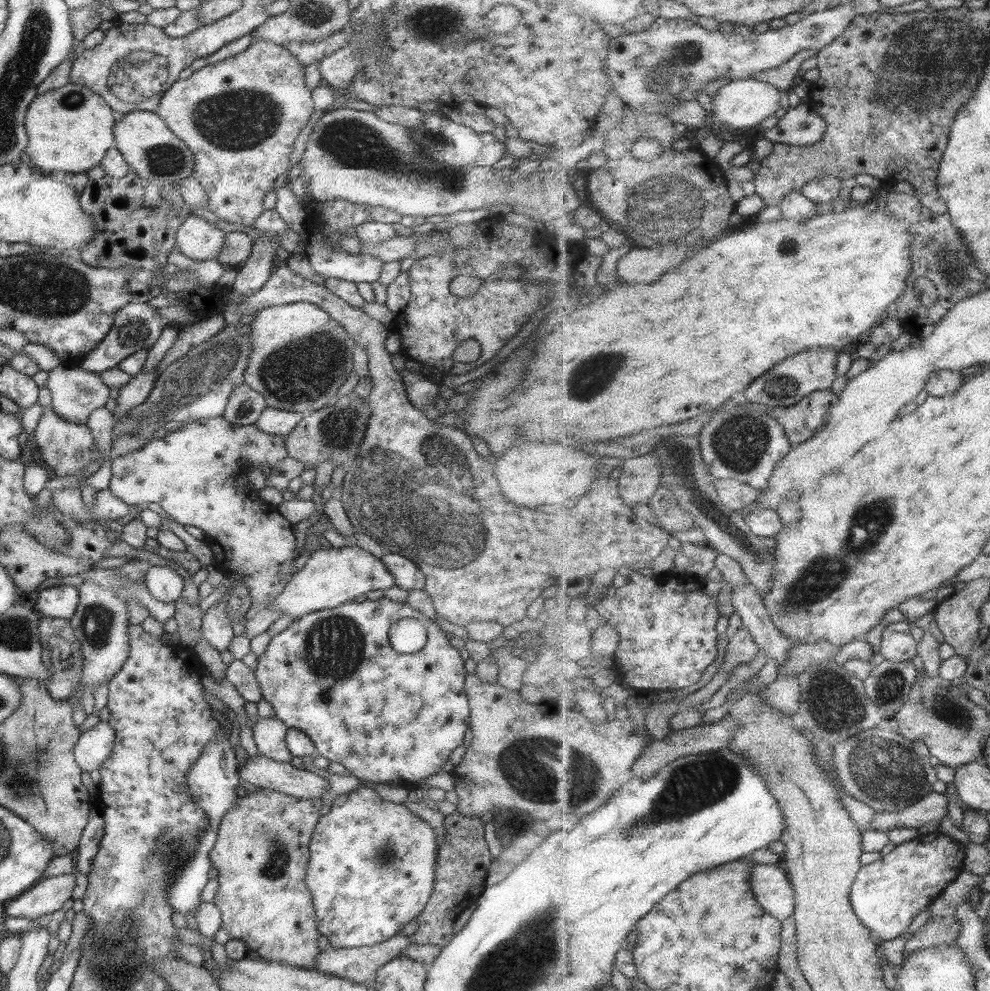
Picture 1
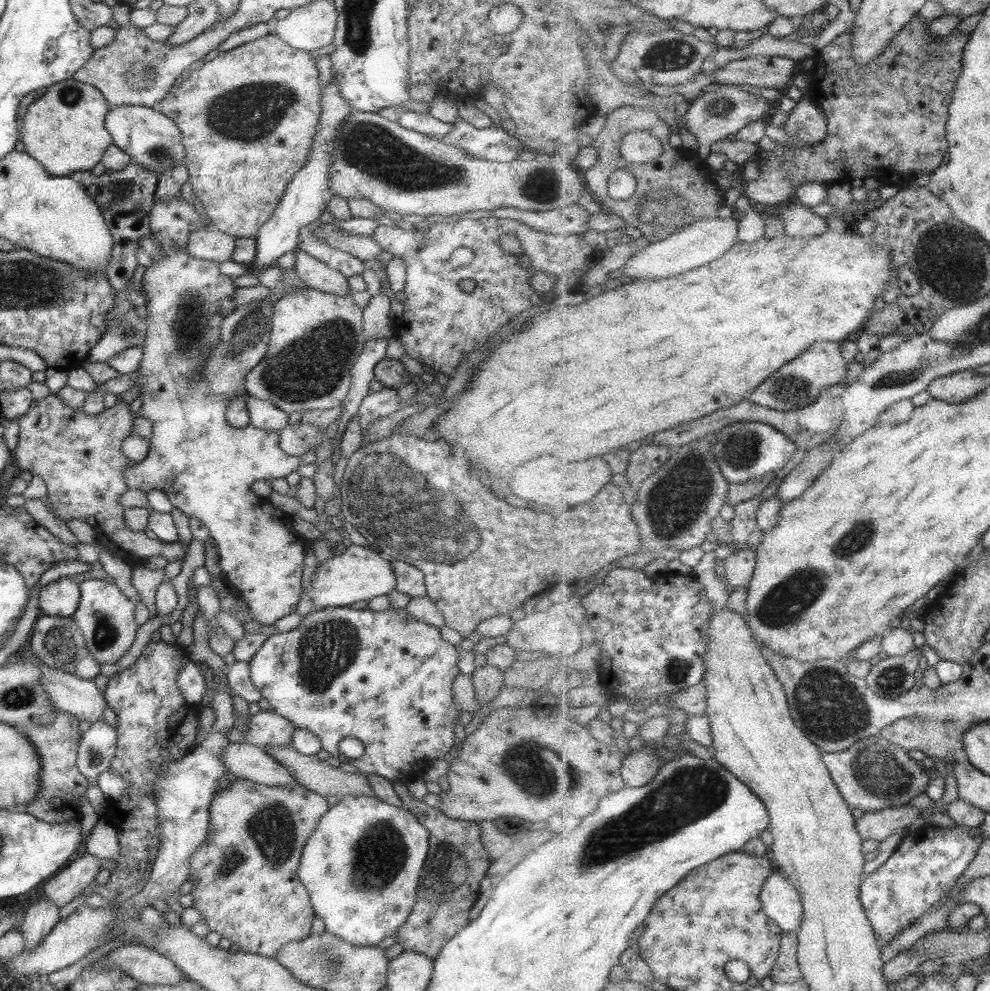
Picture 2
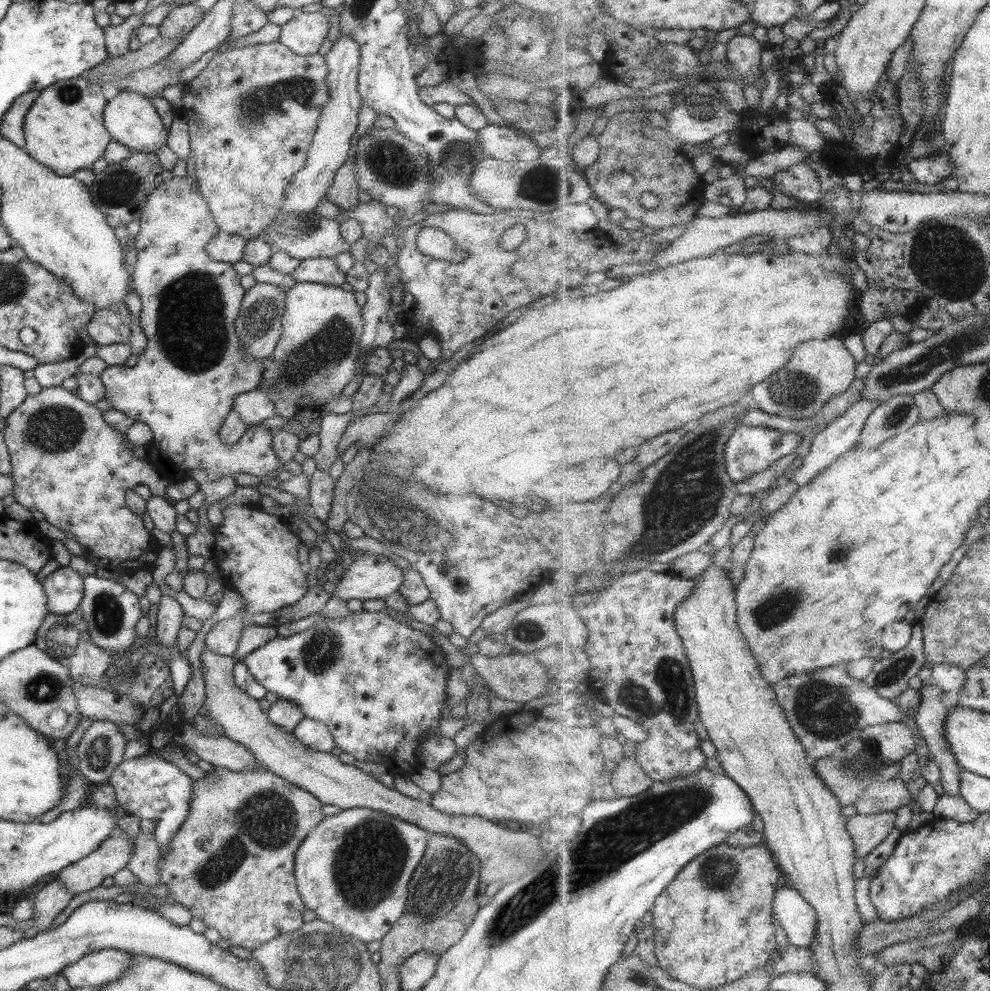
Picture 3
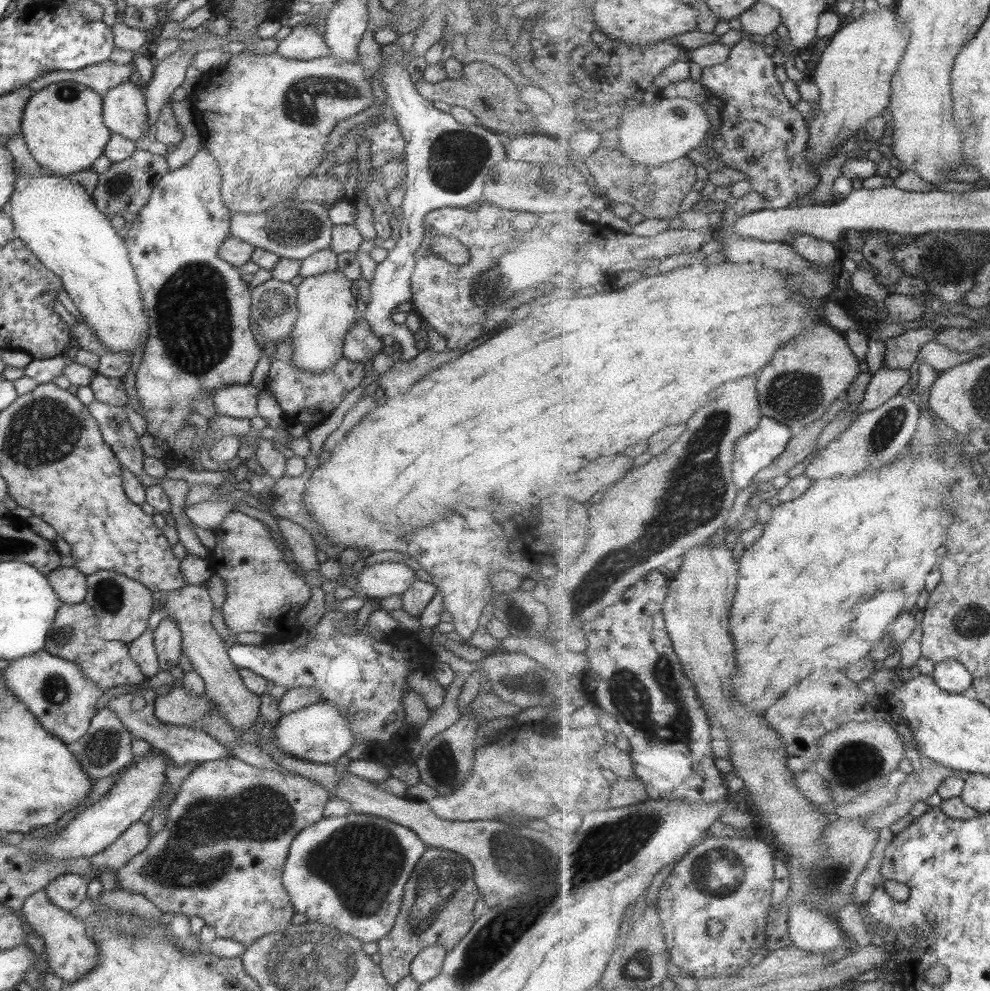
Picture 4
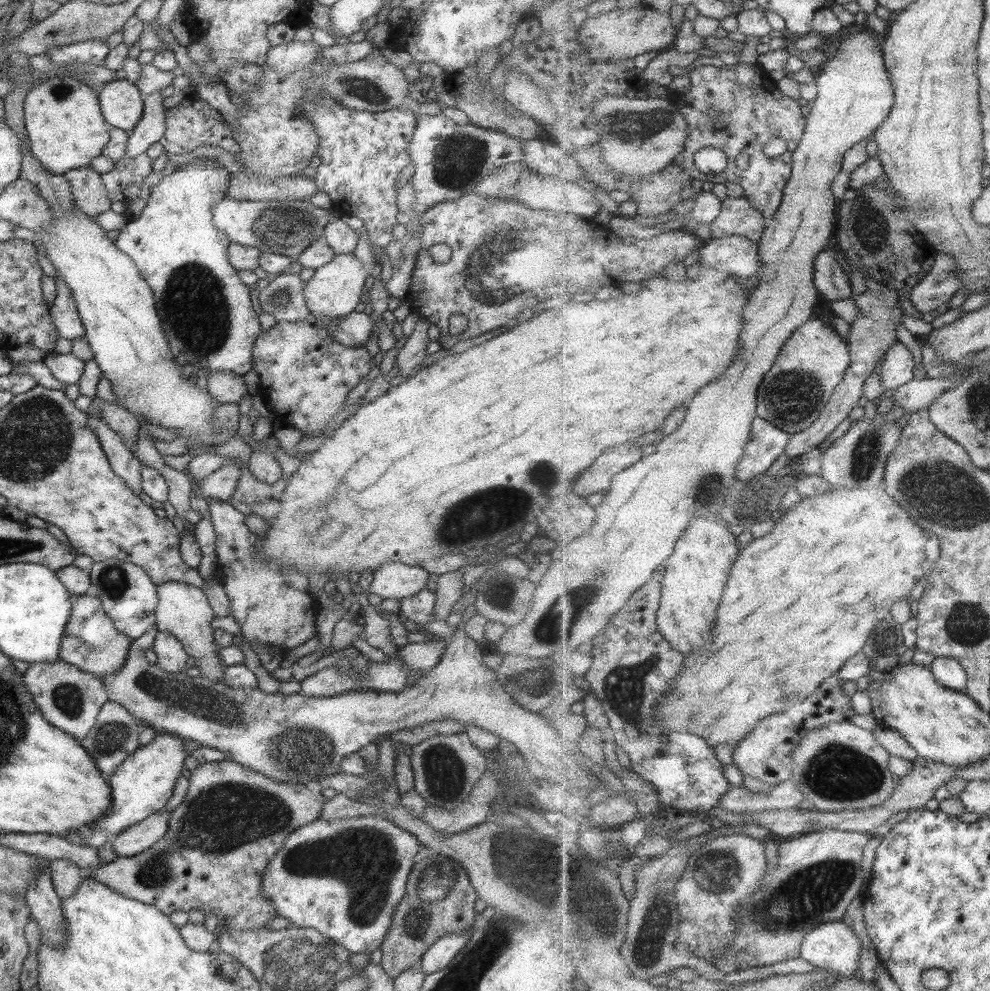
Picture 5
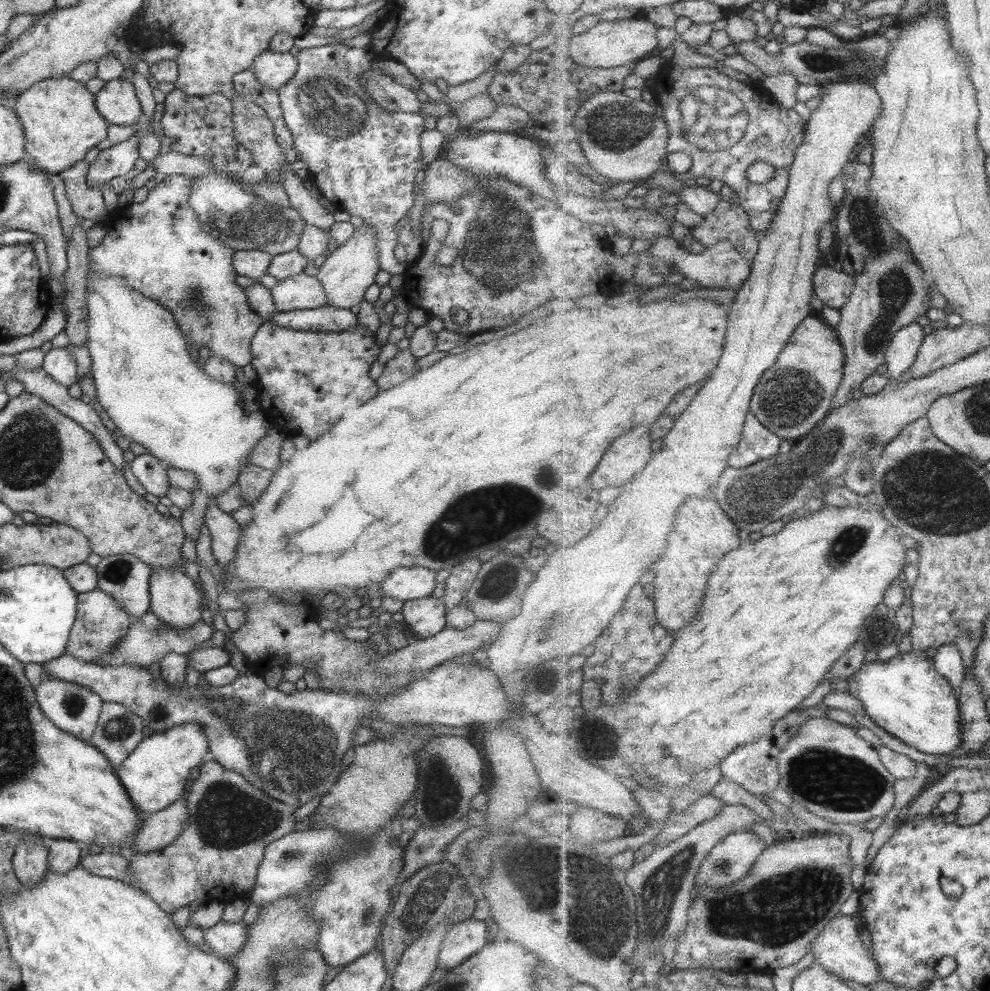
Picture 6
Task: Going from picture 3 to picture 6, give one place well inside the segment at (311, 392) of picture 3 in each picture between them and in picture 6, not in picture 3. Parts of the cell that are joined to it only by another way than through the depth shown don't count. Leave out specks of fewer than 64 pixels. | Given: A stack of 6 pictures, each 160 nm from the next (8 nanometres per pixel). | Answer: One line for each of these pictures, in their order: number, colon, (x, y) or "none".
4: (326, 303)
5: (333, 291)
6: (345, 274)

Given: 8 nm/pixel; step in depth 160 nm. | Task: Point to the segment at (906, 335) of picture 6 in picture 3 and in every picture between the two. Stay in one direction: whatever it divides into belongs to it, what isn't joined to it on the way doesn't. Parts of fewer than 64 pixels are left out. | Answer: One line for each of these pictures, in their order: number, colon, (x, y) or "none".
3: (842, 435)
4: (886, 382)
5: (897, 369)

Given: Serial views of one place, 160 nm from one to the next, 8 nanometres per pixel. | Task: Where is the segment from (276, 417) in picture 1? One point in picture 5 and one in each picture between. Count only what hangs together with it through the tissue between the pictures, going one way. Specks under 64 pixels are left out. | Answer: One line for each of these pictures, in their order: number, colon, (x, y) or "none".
2: (263, 415)
3: (254, 406)
4: (234, 400)
5: (225, 387)

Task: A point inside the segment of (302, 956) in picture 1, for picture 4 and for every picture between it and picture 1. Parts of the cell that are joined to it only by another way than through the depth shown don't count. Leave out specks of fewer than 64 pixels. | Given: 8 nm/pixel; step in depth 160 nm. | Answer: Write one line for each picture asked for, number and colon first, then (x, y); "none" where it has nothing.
2: (245, 887)
3: (230, 864)
4: (219, 856)

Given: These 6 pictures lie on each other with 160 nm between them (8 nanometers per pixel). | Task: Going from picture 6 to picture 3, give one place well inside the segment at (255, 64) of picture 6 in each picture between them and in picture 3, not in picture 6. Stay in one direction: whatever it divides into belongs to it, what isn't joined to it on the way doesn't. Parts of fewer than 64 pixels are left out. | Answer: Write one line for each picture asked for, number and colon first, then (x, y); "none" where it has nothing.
3: (303, 34)
4: (301, 44)
5: (285, 59)

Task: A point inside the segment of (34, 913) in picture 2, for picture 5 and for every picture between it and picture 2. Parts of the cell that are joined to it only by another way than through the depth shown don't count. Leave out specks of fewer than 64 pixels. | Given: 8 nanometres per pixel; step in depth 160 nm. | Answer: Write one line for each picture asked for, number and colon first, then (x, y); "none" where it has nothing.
3: (51, 900)
4: (66, 891)
5: (65, 875)

